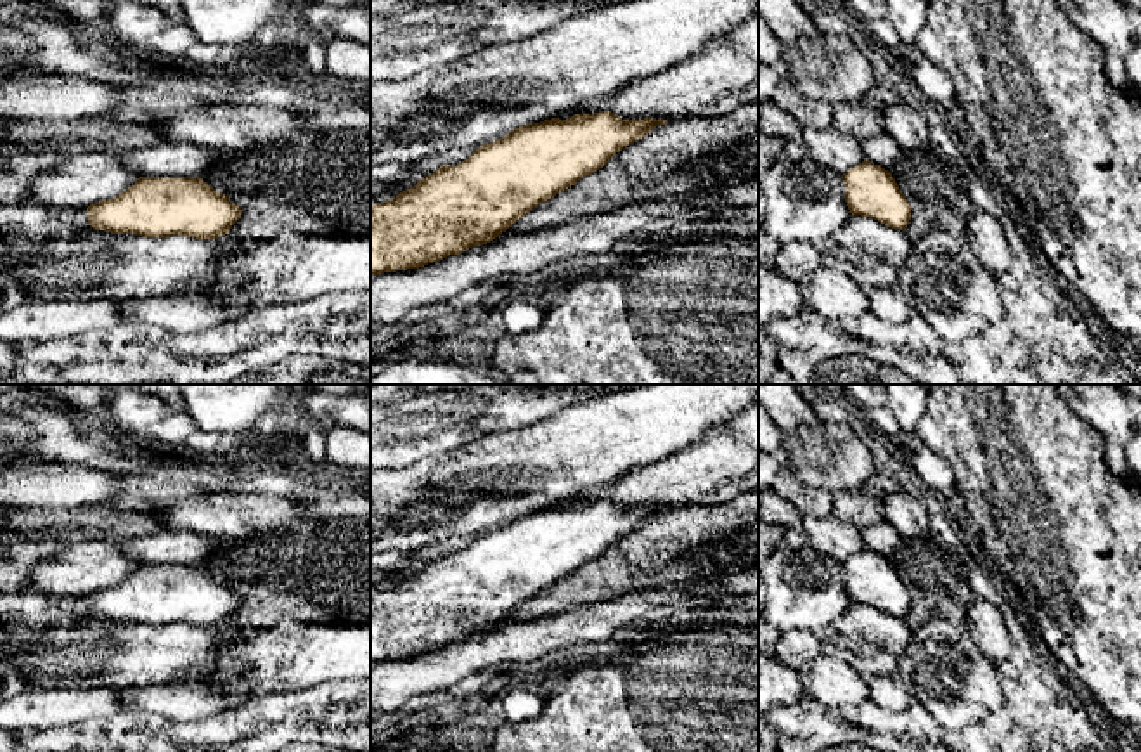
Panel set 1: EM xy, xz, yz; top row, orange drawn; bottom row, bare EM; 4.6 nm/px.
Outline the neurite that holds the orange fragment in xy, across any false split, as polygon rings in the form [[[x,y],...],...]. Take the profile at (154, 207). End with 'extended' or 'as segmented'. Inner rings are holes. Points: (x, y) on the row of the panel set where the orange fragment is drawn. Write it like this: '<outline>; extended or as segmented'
[[[139,177],[119,196],[87,210],[97,230],[144,237],[216,239],[241,217],[235,203],[199,177]]]; as segmented

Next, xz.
[[[611,111],[523,125],[467,159],[440,166],[396,198],[371,208],[371,276],[419,269],[483,246],[528,211],[603,168],[616,152],[667,120],[622,120]]]; as segmented

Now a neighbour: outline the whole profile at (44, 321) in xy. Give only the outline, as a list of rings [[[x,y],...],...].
[[[29,298],[0,315],[0,341],[52,341],[130,321],[125,301],[116,300],[35,300]]]

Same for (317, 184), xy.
[[[298,132],[258,149],[222,152],[199,175],[241,208],[230,234],[268,239],[293,230],[317,236],[371,236],[371,132]]]

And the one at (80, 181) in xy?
[[[118,154],[62,156],[31,180],[26,201],[57,210],[88,208],[102,199],[119,196],[135,180],[137,175],[121,165]]]

